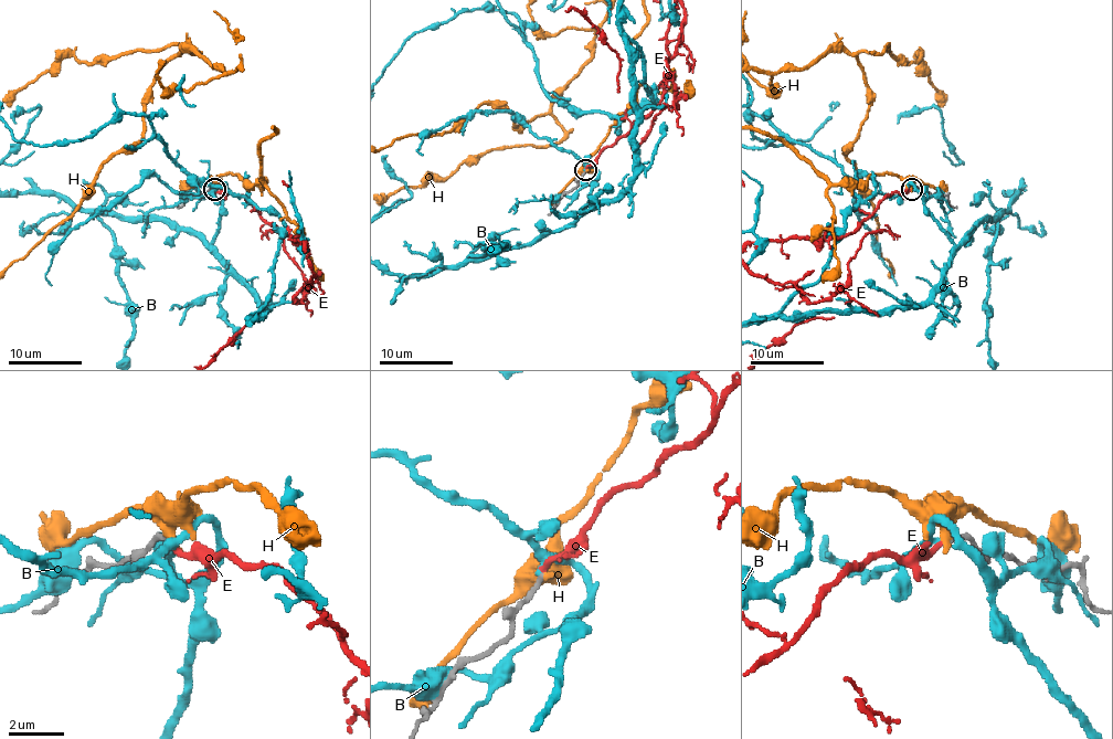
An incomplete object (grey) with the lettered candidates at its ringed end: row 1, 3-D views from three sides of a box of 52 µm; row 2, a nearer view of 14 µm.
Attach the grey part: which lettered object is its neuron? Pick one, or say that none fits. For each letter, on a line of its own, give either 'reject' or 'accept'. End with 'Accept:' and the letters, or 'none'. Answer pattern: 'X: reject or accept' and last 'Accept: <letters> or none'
B: reject
E: accept
H: reject
Accept: E

